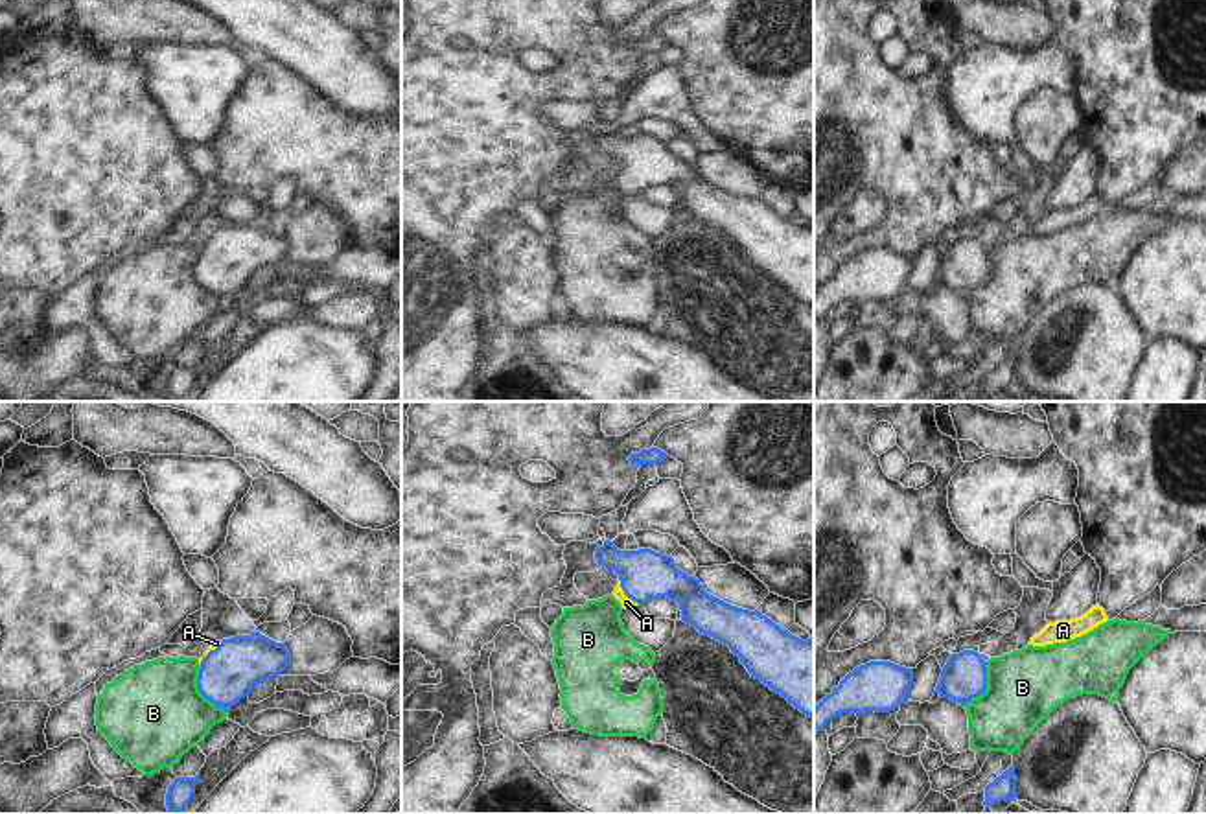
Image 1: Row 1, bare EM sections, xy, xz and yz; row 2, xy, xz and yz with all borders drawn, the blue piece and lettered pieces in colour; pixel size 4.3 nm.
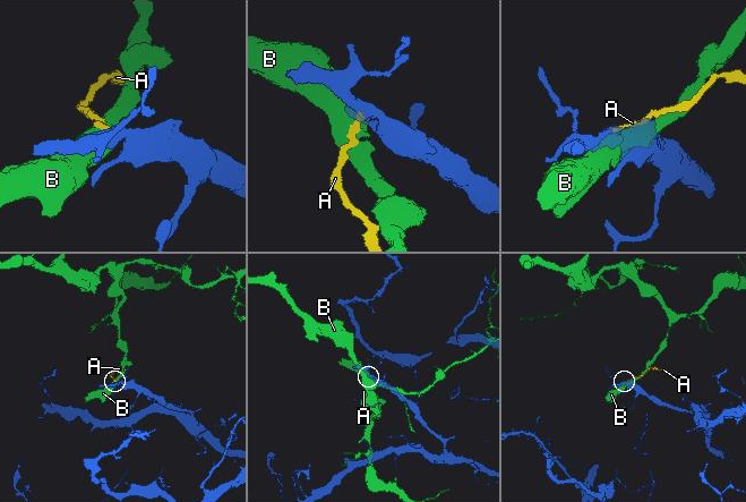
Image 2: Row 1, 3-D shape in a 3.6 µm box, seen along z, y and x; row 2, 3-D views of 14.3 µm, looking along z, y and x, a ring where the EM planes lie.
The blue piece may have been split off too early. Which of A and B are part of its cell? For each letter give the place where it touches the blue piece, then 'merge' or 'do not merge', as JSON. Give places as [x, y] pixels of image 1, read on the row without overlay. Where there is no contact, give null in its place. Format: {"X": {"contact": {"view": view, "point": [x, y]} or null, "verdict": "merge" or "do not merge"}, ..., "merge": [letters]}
{"A": {"contact": {"view": "xz", "point": [625, 181]}, "verdict": "merge"}, "B": {"contact": {"view": "xy", "point": [199, 279]}, "verdict": "do not merge"}, "merge": ["A"]}

